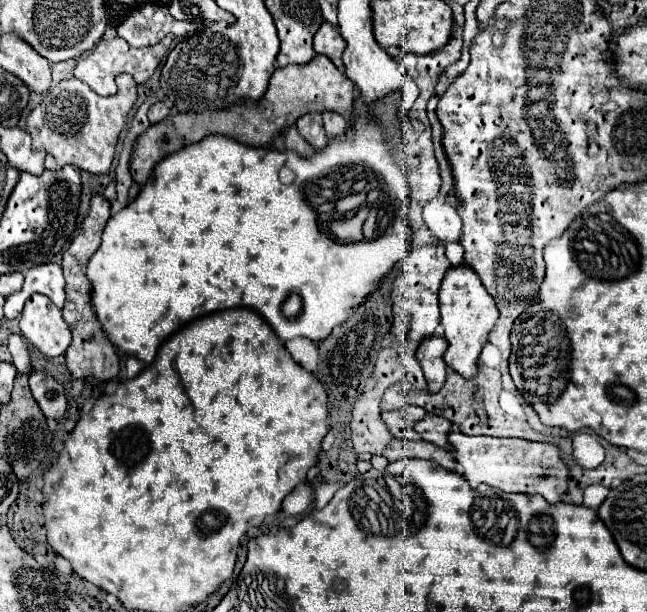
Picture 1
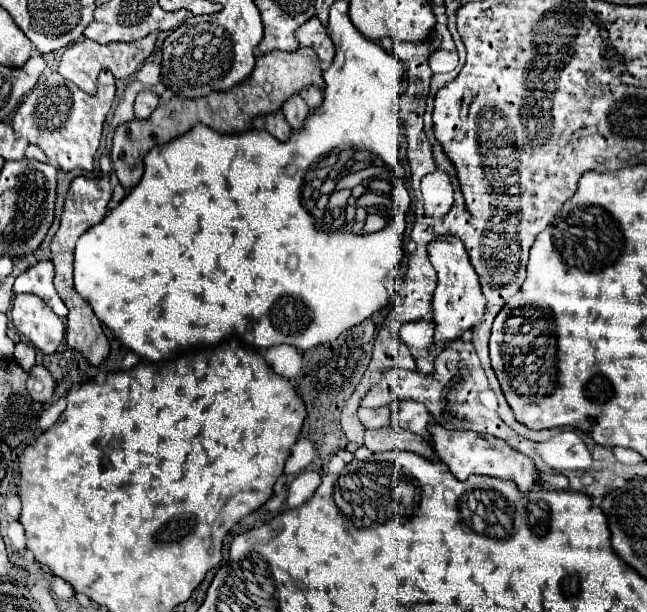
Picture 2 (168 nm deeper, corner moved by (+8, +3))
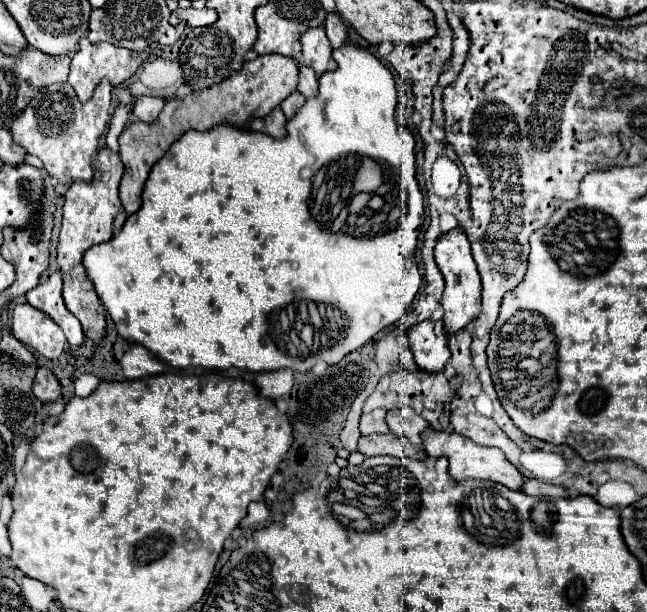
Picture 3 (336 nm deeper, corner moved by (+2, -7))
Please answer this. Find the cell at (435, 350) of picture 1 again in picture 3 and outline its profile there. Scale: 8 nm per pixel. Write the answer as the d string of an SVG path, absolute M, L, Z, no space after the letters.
M423 320L409 330L409 342L415 356L415 362L425 372L439 372L451 352L447 348L447 334L443 332L441 322Z

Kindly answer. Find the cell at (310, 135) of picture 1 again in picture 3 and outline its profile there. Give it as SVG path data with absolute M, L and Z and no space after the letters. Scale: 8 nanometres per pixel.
M293 92L287 100L283 100L281 110L283 110L283 114L287 116L287 120L291 120L291 118L295 116L295 112L297 112L303 104L305 104L305 96L303 96L301 92Z

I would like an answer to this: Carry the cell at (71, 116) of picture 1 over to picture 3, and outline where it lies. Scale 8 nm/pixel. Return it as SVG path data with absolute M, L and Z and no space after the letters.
M103 80L95 88L93 98L81 104L69 84L53 84L39 90L11 126L15 144L21 144L29 154L41 158L47 172L57 176L61 184L77 180L89 182L93 178L93 160L97 156L99 138L111 122L111 92L111 82Z

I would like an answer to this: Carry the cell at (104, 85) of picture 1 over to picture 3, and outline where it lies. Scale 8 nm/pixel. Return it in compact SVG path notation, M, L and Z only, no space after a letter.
M83 38L79 42L79 52L71 58L69 84L75 88L79 100L87 102L87 100L91 100L95 86L103 78L107 78L113 86L119 86L119 84L127 82L147 58L149 58L147 52L133 52L133 50L127 50L127 48L117 48L113 44L91 44L87 38Z

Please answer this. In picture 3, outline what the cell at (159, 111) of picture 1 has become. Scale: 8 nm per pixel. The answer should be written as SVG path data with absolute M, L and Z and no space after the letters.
M139 96L139 98L135 100L133 114L135 114L141 122L151 124L151 122L155 122L155 120L157 120L159 112L163 110L163 106L165 106L165 100L161 100L161 98L153 98L153 96Z

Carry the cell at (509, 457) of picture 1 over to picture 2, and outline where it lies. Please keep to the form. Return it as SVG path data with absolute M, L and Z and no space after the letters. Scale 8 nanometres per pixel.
M429 424L429 434L433 442L433 450L441 462L449 466L453 476L457 480L467 480L473 474L483 474L483 476L495 476L495 478L509 478L515 480L517 488L523 492L533 490L535 486L535 474L537 468L535 464L521 452L509 448L507 442L495 438L495 436L483 436L477 432L461 432L461 430L447 430L439 424Z

